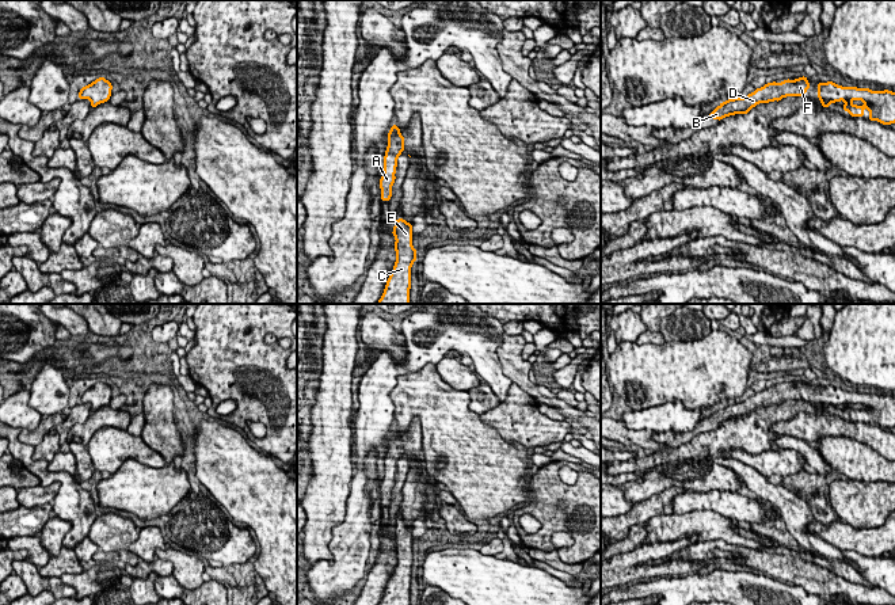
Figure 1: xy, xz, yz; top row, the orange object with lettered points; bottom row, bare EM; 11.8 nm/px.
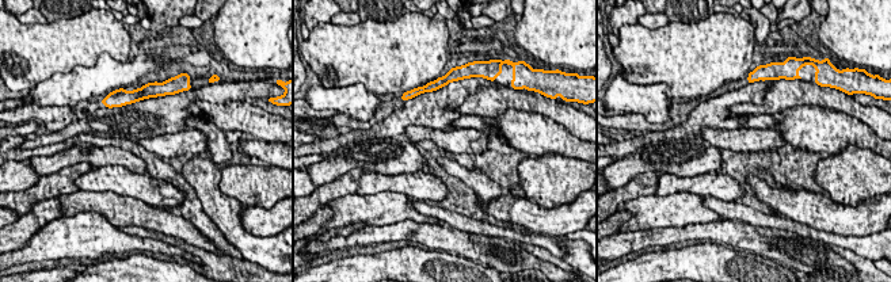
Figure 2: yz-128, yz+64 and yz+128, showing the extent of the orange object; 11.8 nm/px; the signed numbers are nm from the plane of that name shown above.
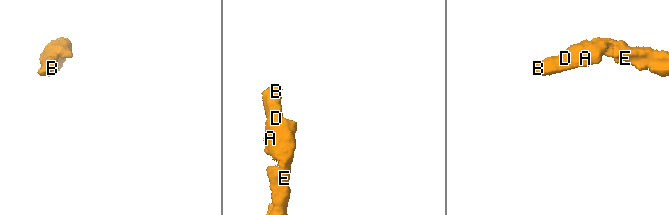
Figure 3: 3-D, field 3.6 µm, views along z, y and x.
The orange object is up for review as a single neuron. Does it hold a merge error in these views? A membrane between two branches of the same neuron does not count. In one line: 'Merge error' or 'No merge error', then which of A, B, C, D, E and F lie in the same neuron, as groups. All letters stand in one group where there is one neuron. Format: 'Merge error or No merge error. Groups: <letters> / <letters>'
No merge error. Groups: A B C D E F

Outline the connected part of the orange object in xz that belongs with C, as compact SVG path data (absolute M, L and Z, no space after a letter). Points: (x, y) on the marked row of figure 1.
M403 218L395 220L392 235L396 239L396 262L377 304L410 304L411 267L416 260L416 250L412 247L412 224Z

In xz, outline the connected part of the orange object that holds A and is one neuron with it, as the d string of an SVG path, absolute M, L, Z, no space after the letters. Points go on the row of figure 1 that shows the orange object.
M393 123L388 133L388 147L384 156L384 174L380 179L381 201L389 201L392 197L392 184L395 183L395 172L397 167L397 157L404 151L404 137L400 129Z

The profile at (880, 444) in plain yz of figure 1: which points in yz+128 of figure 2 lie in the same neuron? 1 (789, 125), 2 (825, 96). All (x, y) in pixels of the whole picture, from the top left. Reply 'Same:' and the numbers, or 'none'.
Same: 2

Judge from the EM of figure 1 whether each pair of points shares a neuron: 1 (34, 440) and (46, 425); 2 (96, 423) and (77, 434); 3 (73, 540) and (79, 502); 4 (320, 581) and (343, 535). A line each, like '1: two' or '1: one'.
1: one
2: one
3: one
4: one

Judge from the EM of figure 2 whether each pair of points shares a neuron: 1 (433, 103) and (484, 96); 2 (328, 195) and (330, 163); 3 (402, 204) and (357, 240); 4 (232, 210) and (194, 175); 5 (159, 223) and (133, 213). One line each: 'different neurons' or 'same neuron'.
1: different neurons
2: different neurons
3: different neurons
4: same neuron
5: same neuron

